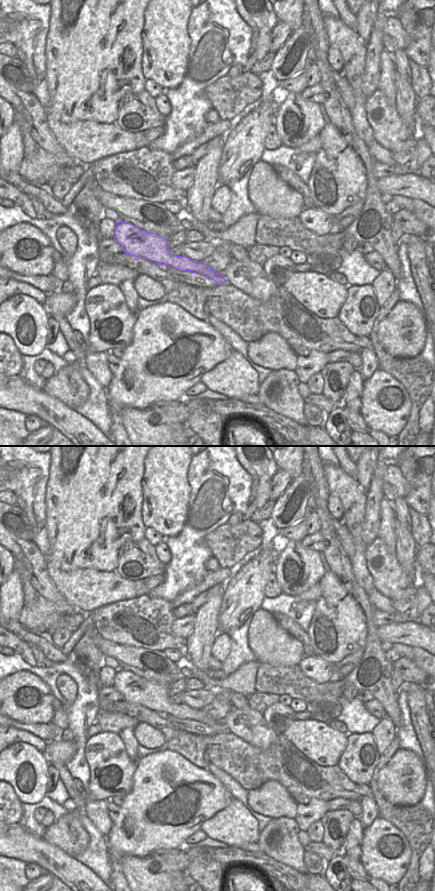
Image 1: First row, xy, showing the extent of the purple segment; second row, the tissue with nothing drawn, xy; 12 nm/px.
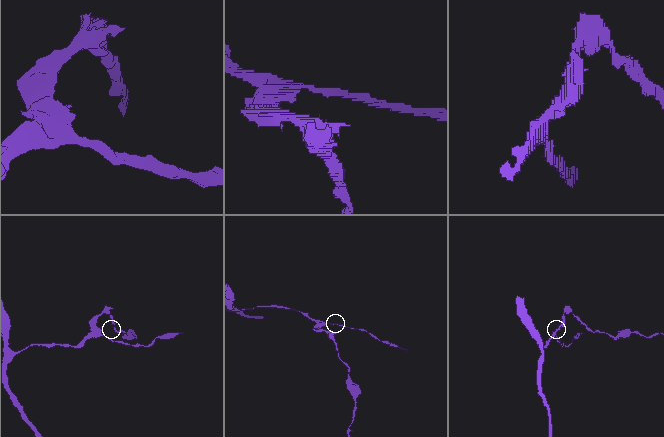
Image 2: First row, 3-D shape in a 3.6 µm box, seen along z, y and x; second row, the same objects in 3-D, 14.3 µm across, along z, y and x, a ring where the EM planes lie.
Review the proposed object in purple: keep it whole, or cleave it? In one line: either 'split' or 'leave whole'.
split

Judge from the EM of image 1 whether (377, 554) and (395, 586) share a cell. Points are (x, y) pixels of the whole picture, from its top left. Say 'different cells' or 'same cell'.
same cell

